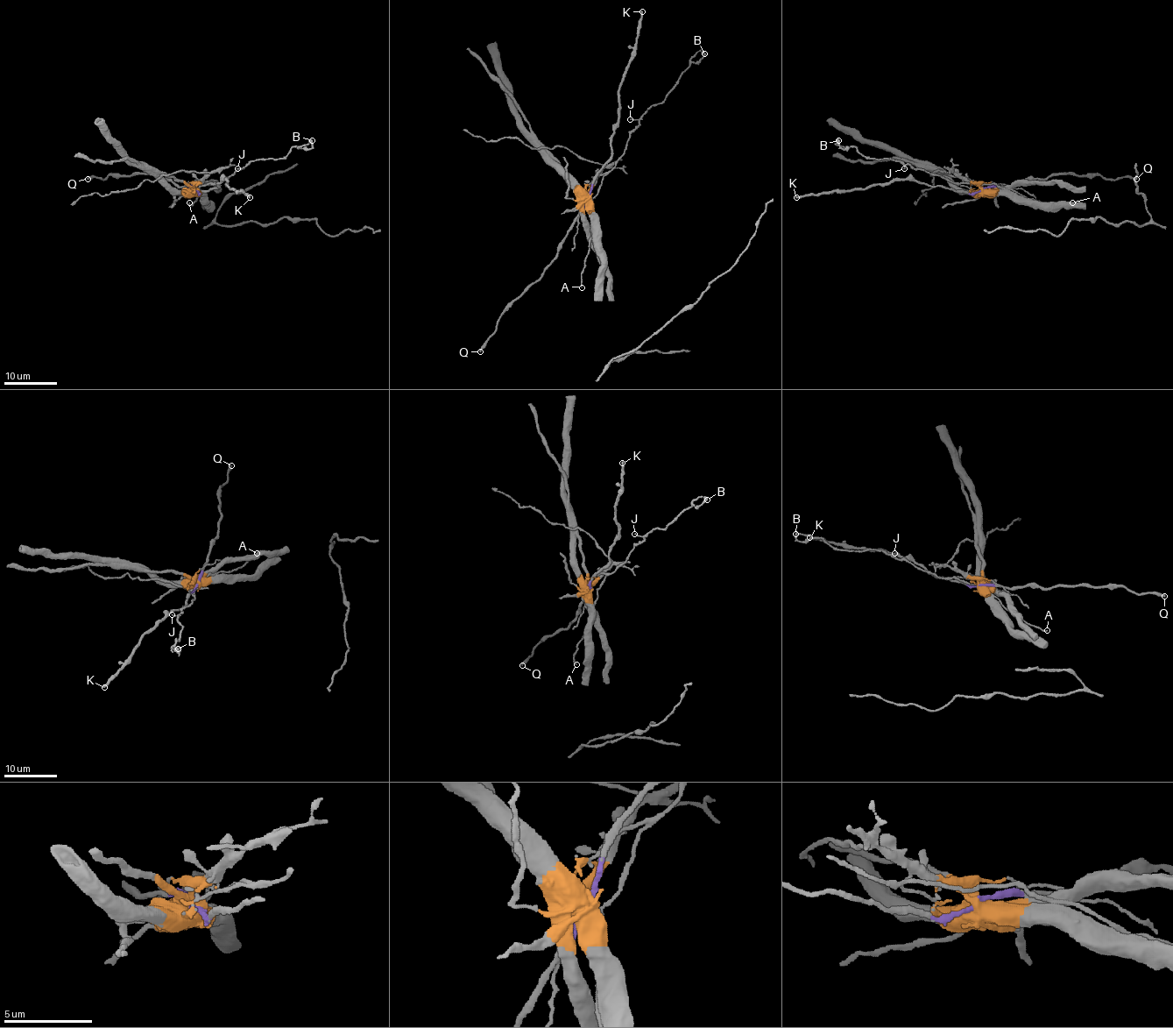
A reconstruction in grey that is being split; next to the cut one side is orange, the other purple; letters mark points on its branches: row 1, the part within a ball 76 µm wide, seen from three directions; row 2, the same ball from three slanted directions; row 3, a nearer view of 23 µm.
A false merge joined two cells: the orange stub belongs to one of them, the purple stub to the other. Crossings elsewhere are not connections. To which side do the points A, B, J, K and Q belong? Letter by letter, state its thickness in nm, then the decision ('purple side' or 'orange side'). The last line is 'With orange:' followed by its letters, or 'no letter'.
A: calibre 140 nm; orange side
B: calibre 320 nm; orange side
J: calibre 150 nm; orange side
K: calibre 320 nm; purple side
Q: calibre 320 nm; purple side
With orange: A, B, J

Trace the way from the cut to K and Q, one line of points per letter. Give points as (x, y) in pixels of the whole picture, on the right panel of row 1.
K: (982, 189), (969, 194), (955, 192), (940, 185), (927, 185), (914, 180), (796, 197)
Q: (982, 189), (1013, 187), (1023, 180), (1067, 173), (1098, 174), (1105, 179), (1137, 179)

